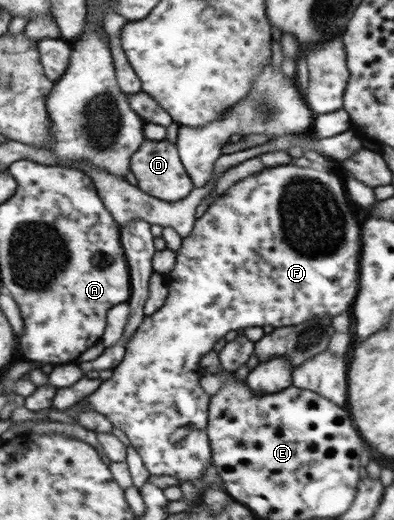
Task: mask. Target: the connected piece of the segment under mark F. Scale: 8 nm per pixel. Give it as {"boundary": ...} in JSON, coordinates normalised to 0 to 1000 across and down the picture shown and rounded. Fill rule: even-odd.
{"boundary":[[[741,315],[713,317],[693,323],[673,323],[662,327],[662,331],[652,331],[642,335],[642,338],[627,338],[627,342],[617,342],[617,346],[607,346],[602,354],[591,354],[586,362],[576,362],[576,369],[571,373],[561,373],[561,377],[551,379],[541,385],[538,394],[520,406],[520,410],[503,421],[497,421],[490,442],[480,448],[480,454],[472,454],[462,462],[462,471],[457,479],[449,483],[449,496],[444,502],[444,512],[424,525],[424,558],[426,569],[414,583],[414,588],[398,600],[383,604],[383,608],[368,608],[353,631],[338,640],[330,656],[320,662],[320,675],[312,687],[312,694],[292,708],[287,713],[287,727],[277,727],[277,731],[266,731],[251,746],[246,746],[246,754],[236,754],[236,758],[226,758],[216,769],[211,769],[211,785],[206,785],[206,773],[201,777],[190,777],[190,781],[180,781],[180,785],[170,785],[165,788],[165,796],[170,800],[190,800],[190,796],[201,796],[201,792],[221,792],[221,788],[236,788],[236,792],[246,792],[246,796],[261,796],[277,806],[277,812],[284,813],[284,819],[292,823],[302,823],[302,827],[312,829],[322,840],[327,842],[338,862],[358,875],[360,887],[368,890],[368,898],[378,906],[383,913],[429,913],[444,915],[454,921],[454,927],[470,927],[470,923],[485,923],[487,927],[503,929],[510,919],[510,913],[520,913],[520,906],[530,900],[530,890],[538,888],[538,858],[536,858],[536,842],[528,838],[528,806],[536,804],[530,798],[530,769],[538,769],[536,762],[525,758],[525,754],[515,754],[510,750],[510,738],[505,738],[505,731],[510,731],[513,723],[505,719],[495,719],[508,704],[510,687],[520,685],[528,677],[541,673],[541,662],[551,658],[551,654],[561,654],[569,650],[569,644],[576,638],[586,638],[586,635],[612,635],[622,631],[637,631],[642,627],[693,627],[695,633],[718,631],[718,629],[744,629],[749,625],[772,621],[777,615],[792,613],[794,610],[832,610],[843,612],[848,608],[863,606],[865,600],[876,600],[876,596],[891,596],[891,585],[896,585],[896,577],[904,577],[904,569],[911,565],[914,558],[914,498],[921,494],[921,483],[916,481],[916,456],[921,454],[921,444],[911,438],[911,427],[901,423],[901,415],[896,415],[896,408],[891,408],[891,400],[886,400],[886,388],[881,388],[881,381],[876,381],[876,369],[871,369],[871,354],[865,354],[865,346],[855,342],[855,325],[843,319],[822,317],[807,323],[784,323],[769,319],[751,319]]]}

